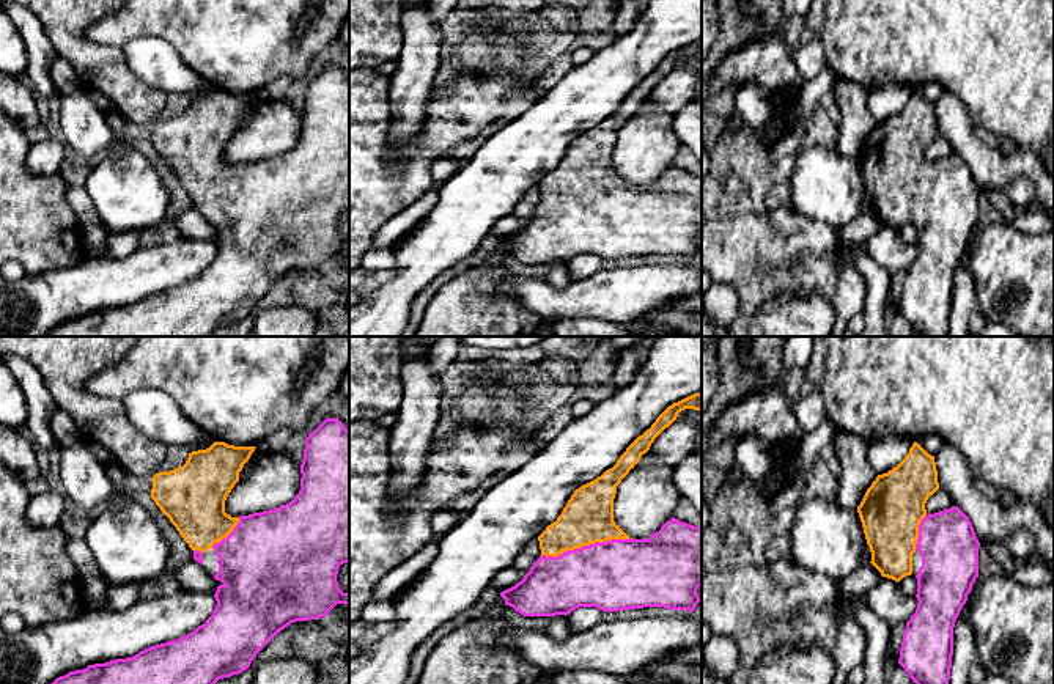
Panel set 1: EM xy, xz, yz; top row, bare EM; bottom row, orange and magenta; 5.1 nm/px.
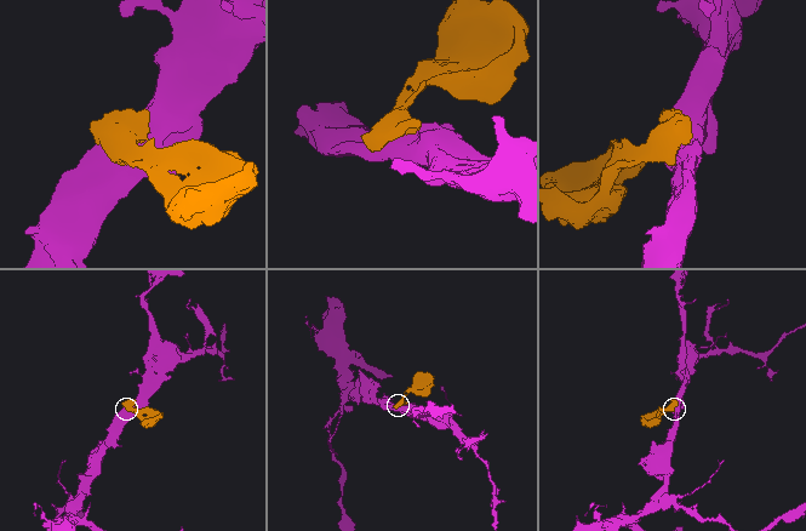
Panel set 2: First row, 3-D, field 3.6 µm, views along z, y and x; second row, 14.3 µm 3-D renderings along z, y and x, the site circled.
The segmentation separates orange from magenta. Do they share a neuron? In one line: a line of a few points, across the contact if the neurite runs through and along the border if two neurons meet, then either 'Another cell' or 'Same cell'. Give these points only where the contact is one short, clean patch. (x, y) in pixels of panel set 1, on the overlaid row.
Same cell

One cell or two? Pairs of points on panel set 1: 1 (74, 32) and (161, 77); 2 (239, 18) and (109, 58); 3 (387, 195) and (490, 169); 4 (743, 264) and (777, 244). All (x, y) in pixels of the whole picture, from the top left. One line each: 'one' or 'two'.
1: two
2: two
3: two
4: one

